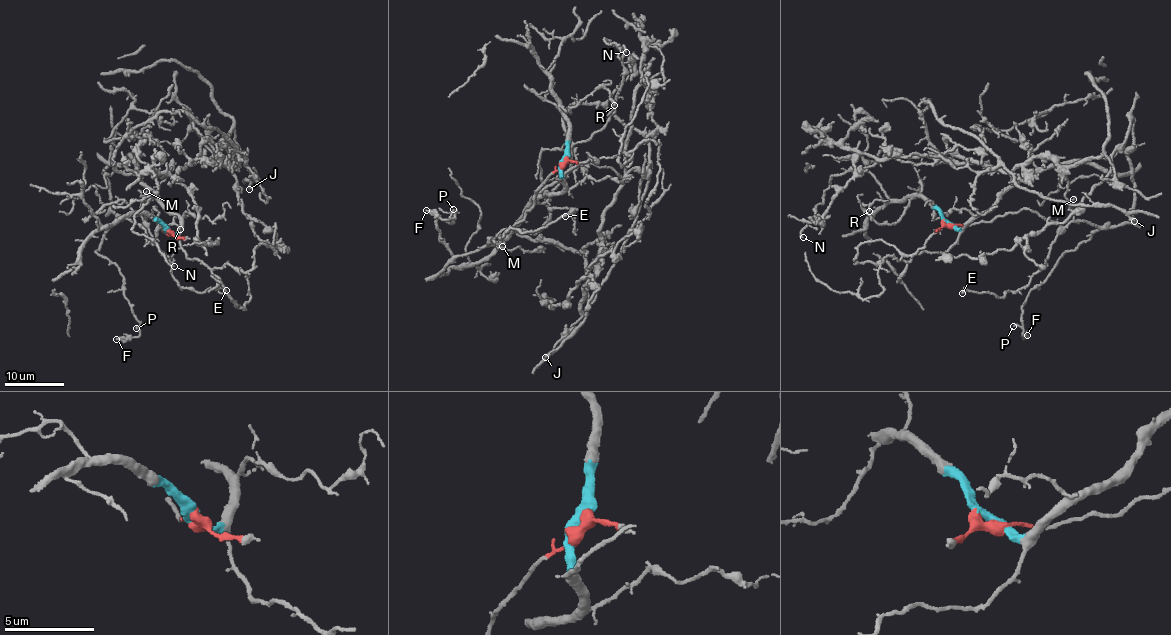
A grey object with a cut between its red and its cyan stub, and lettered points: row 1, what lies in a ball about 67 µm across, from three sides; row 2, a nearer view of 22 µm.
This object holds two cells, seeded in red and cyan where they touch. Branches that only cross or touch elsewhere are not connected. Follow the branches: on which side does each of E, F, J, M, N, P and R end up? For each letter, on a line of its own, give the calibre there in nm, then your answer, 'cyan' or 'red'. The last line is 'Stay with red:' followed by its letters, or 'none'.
E: calibre 320 nm; red
F: calibre 180 nm; red
J: calibre 160 nm; cyan
M: calibre 100 nm; red
N: calibre 150 nm; cyan
P: calibre 140 nm; red
R: calibre 120 nm; cyan
Stay with red: E, F, M, P

